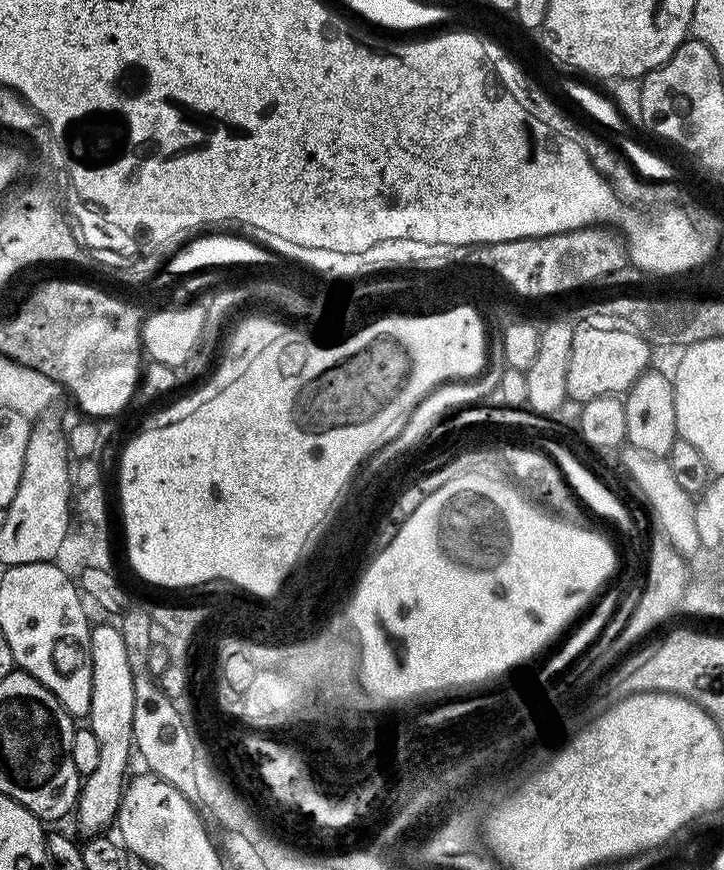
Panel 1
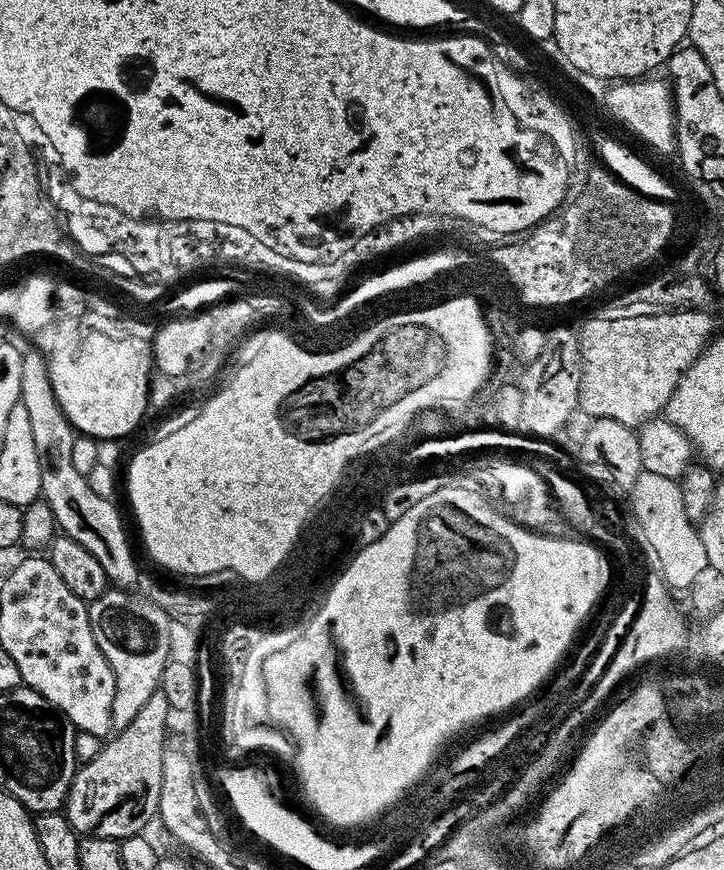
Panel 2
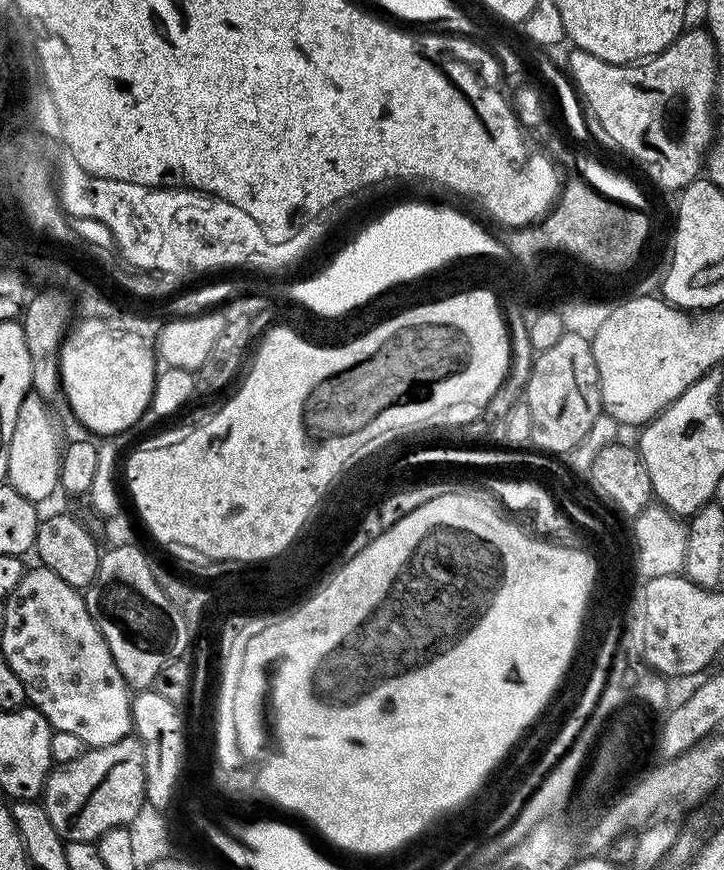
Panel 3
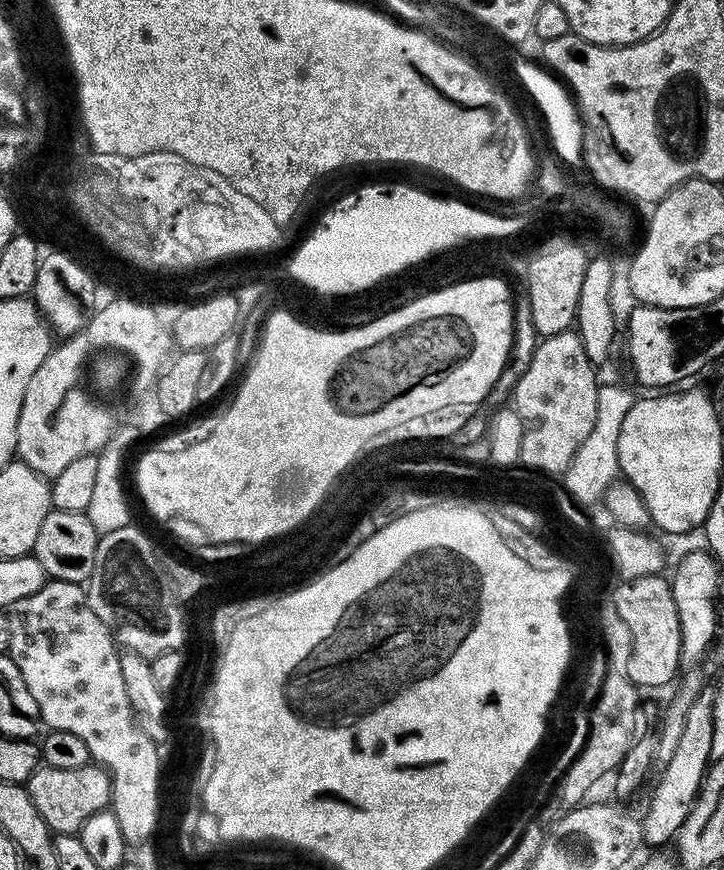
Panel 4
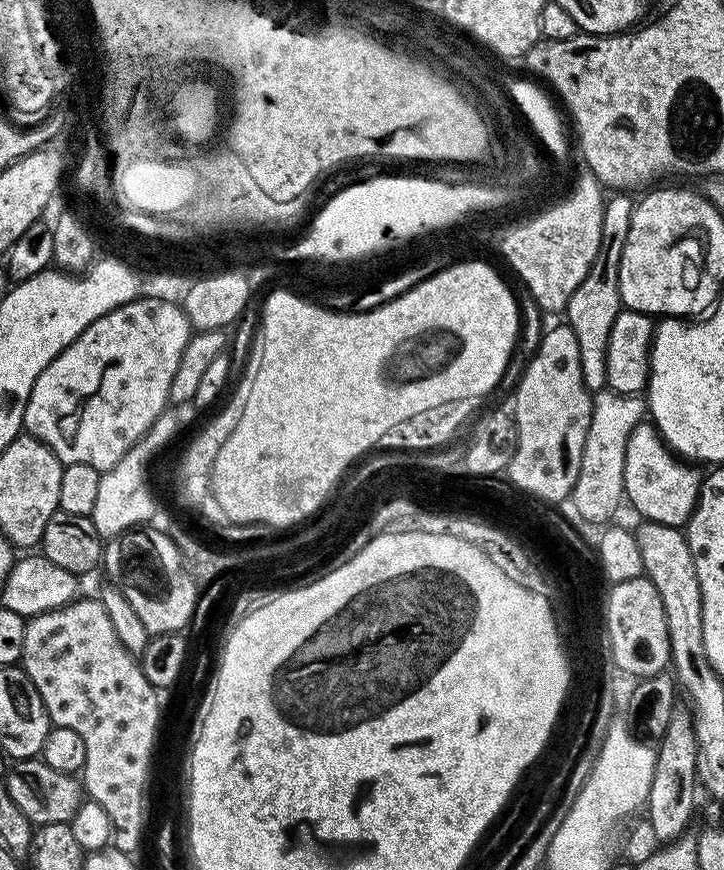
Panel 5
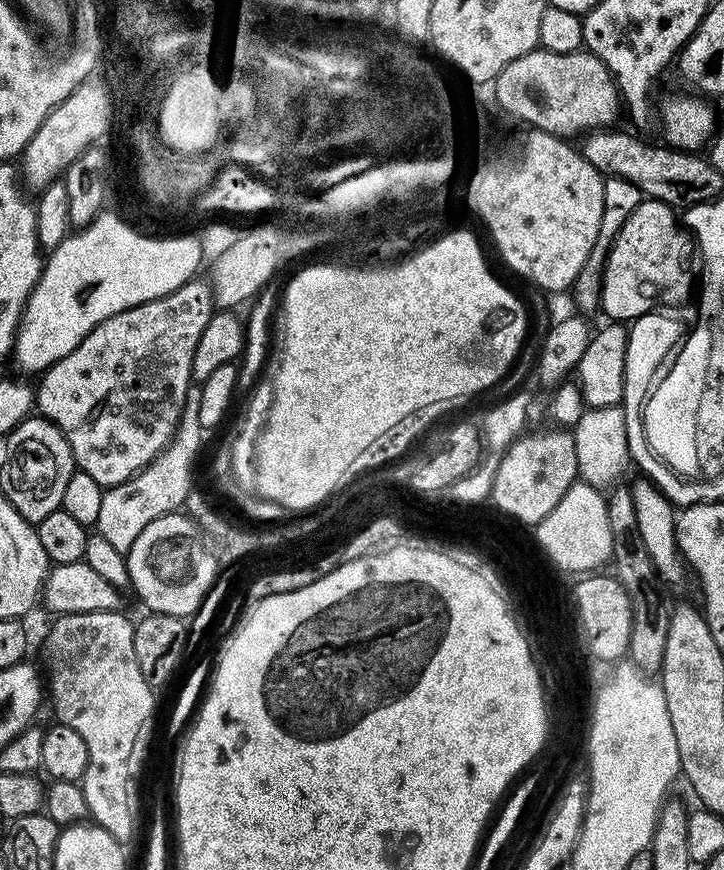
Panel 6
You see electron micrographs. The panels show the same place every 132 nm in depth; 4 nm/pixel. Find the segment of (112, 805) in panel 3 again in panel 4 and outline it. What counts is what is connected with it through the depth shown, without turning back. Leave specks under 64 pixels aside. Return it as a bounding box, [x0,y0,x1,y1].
[26,762,112,834]

